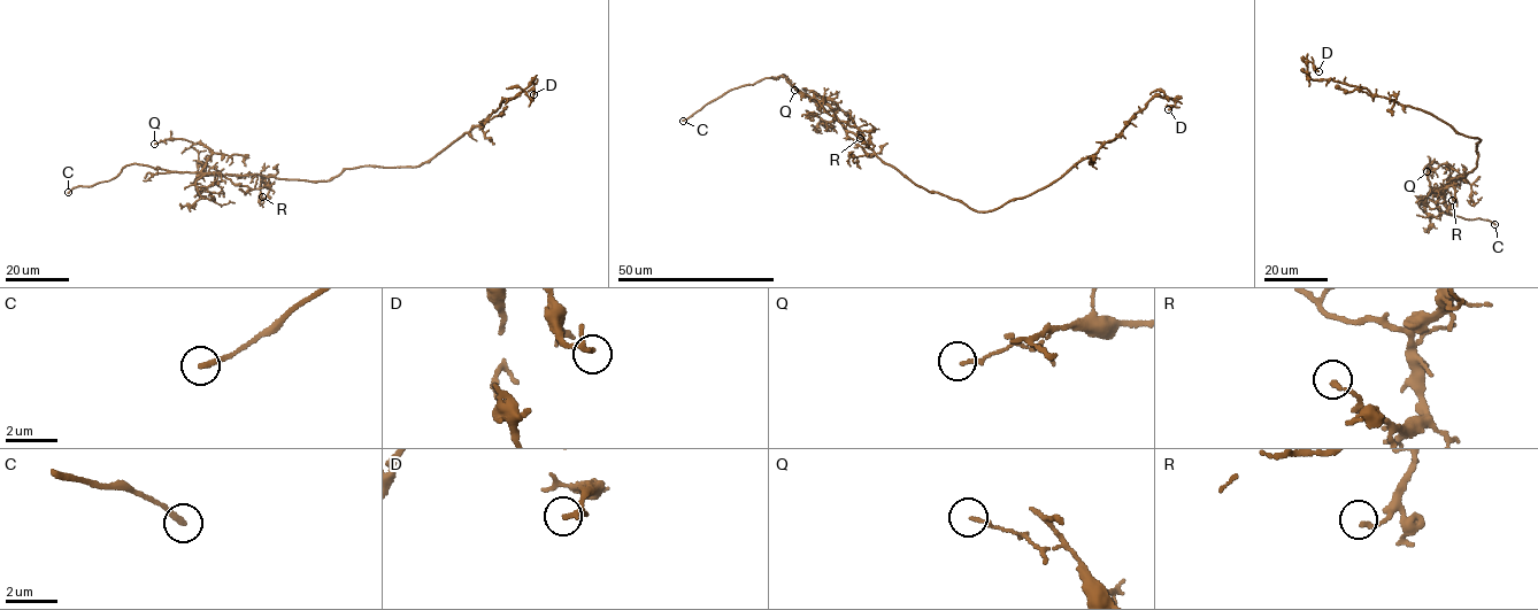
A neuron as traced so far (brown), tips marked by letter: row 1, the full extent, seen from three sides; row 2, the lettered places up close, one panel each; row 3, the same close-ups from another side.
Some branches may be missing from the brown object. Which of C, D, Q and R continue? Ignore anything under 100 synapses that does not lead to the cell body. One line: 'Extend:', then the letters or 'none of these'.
Extend: C

